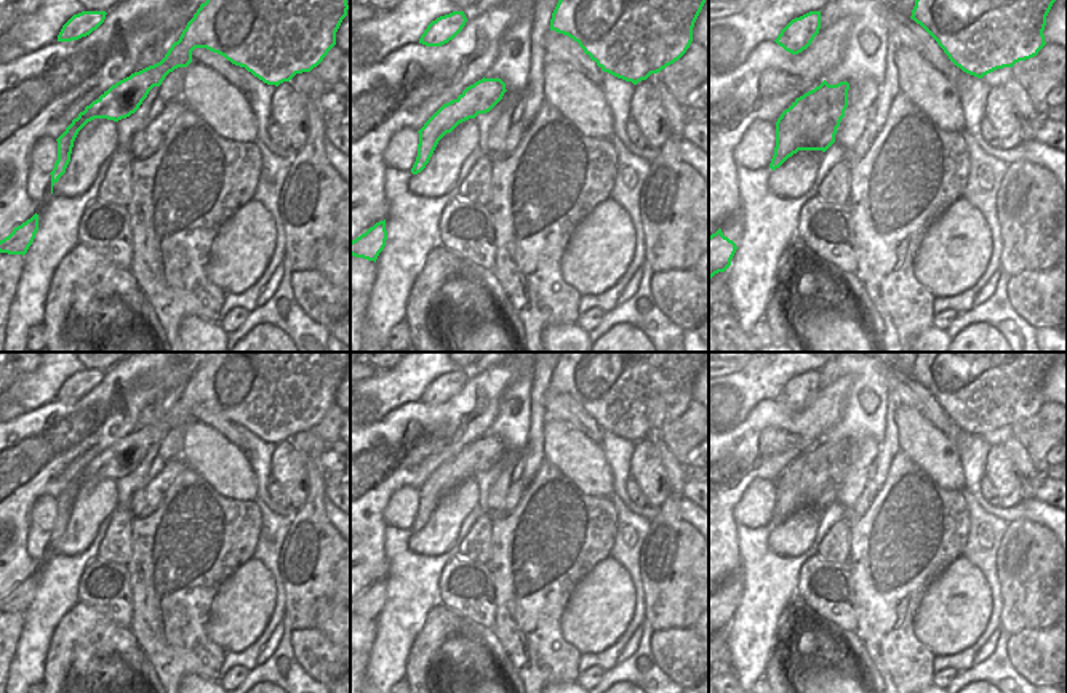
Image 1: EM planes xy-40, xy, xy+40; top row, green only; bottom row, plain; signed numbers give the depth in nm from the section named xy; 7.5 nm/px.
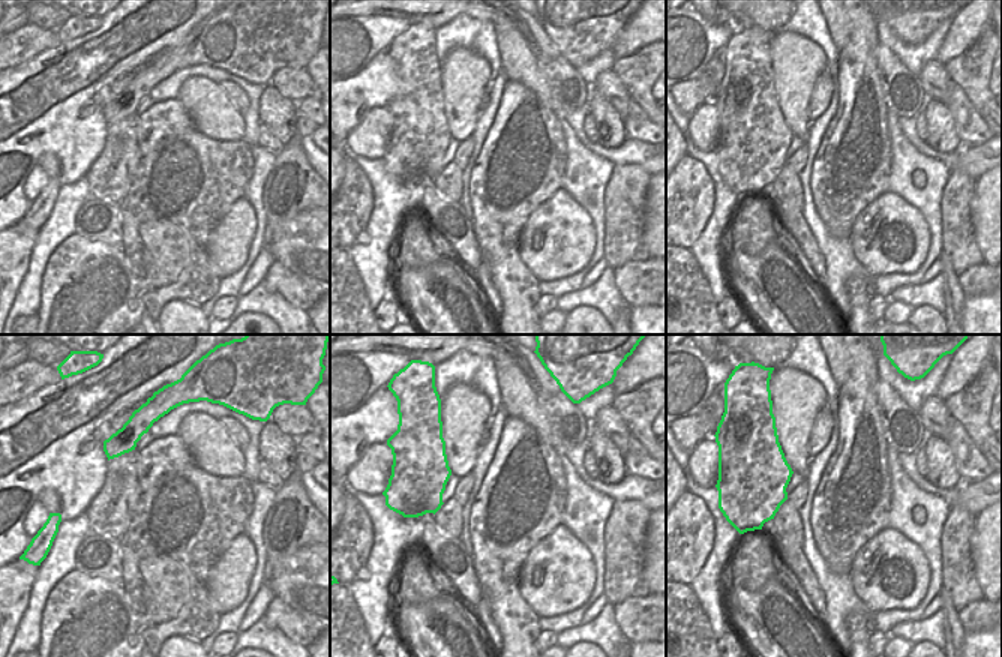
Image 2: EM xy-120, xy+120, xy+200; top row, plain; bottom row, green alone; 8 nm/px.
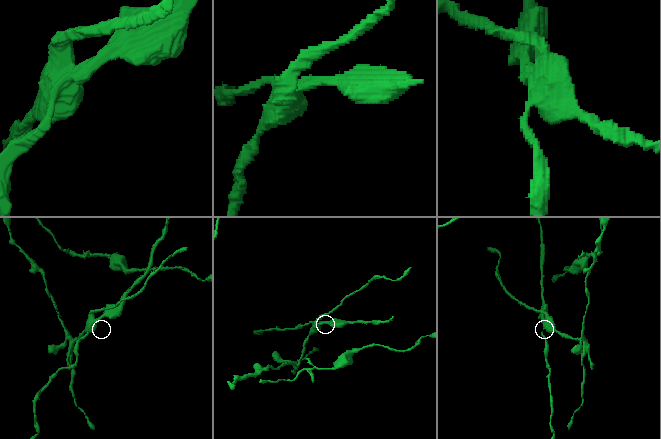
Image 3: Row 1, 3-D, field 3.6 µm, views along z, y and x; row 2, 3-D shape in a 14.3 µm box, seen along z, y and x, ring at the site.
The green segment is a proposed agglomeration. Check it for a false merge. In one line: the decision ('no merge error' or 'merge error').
merge error

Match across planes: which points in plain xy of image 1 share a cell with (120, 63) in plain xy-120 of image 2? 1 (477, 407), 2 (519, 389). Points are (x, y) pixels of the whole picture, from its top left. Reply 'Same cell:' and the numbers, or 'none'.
Same cell: 1

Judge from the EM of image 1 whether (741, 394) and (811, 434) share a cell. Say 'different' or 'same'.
different

